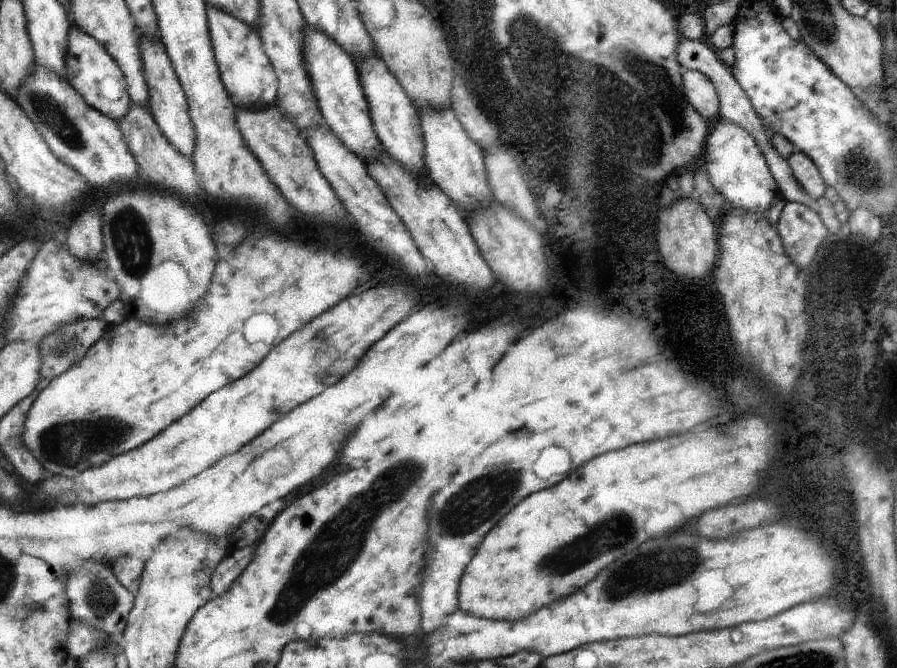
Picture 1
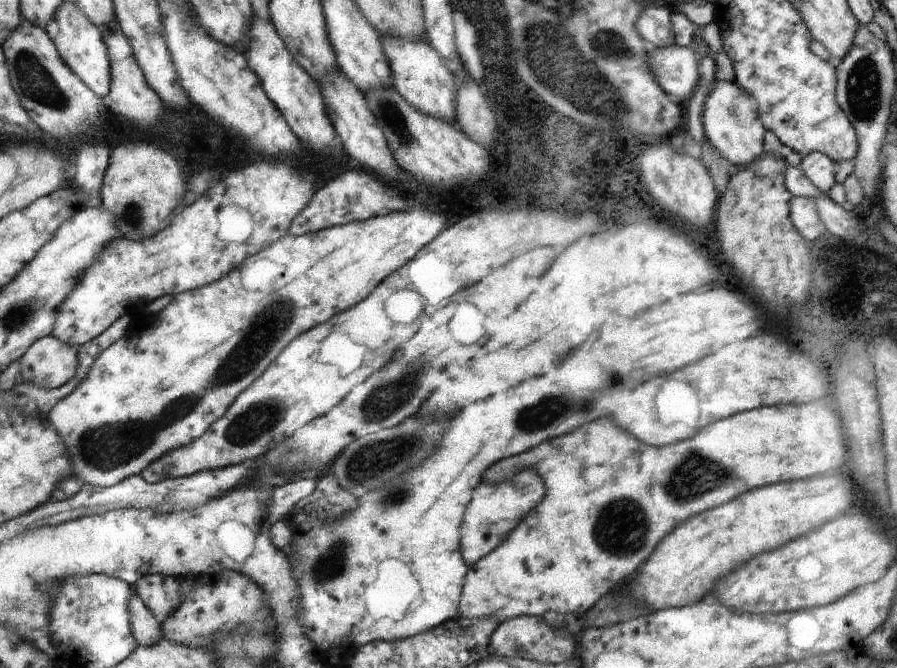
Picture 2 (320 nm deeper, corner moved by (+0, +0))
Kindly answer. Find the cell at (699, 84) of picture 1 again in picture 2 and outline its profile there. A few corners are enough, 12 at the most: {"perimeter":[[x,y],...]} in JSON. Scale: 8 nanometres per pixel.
{"perimeter":[[655,47],[658,86],[686,104],[700,78],[690,47]]}

